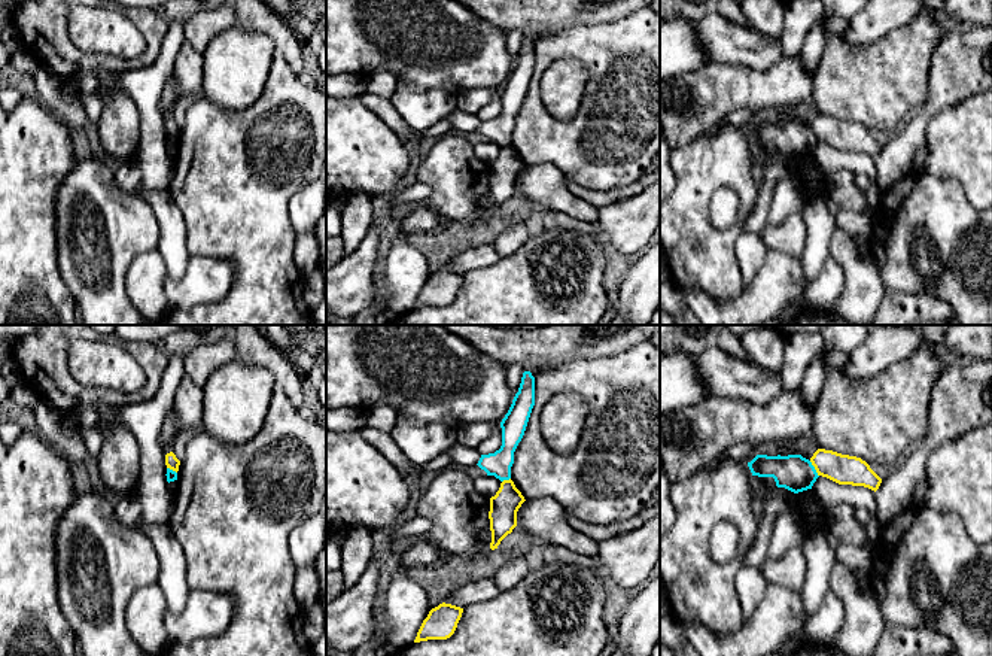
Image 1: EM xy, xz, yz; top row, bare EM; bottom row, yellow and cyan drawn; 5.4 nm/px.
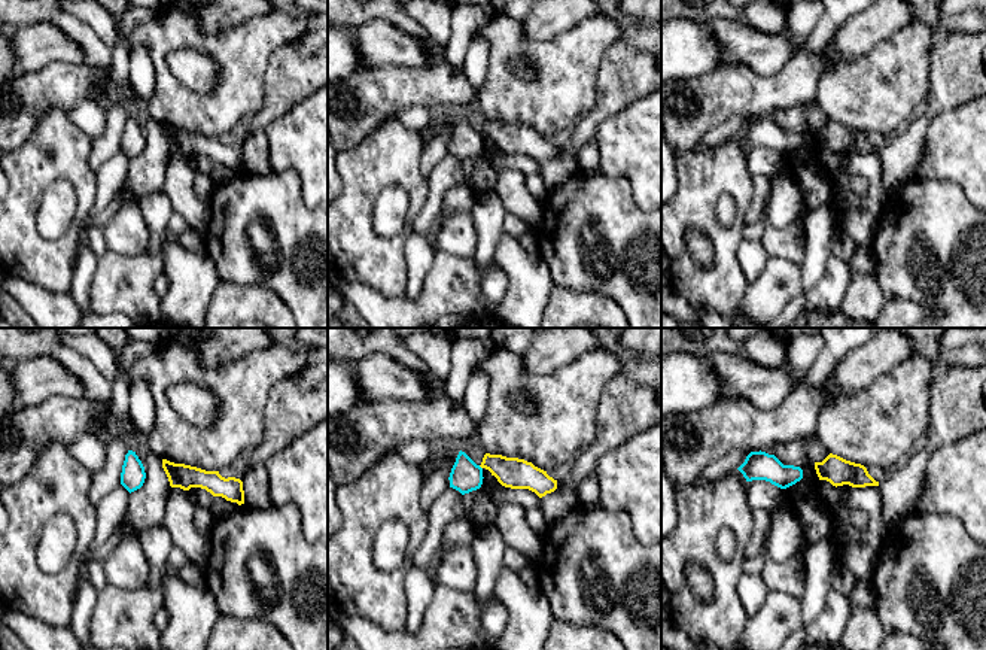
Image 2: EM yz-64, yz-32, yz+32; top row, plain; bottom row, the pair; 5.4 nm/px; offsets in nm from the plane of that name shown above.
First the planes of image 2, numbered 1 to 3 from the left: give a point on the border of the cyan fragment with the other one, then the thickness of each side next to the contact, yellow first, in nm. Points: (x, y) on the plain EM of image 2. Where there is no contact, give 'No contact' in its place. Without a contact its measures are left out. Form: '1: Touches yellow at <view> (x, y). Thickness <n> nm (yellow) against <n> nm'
1: No contact
2: No contact
3: No contact

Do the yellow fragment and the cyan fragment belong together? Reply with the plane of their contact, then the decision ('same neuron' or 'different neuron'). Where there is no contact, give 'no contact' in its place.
yz | different neuron

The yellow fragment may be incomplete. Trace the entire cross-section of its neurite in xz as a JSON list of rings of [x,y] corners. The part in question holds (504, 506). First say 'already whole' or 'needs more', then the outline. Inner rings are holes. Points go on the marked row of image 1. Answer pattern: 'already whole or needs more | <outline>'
already whole | [[[511,479],[503,480],[496,495],[490,498],[492,550],[497,549],[500,541],[517,526],[517,511],[524,501]]]

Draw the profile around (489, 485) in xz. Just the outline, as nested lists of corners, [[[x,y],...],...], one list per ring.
[[[495,476],[477,477],[474,480],[475,480],[475,488],[478,489],[478,492],[481,492],[487,498],[495,496],[502,483]]]

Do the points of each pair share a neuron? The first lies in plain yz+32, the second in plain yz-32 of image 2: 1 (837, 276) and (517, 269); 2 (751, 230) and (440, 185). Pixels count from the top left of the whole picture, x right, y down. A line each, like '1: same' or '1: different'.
1: different
2: same

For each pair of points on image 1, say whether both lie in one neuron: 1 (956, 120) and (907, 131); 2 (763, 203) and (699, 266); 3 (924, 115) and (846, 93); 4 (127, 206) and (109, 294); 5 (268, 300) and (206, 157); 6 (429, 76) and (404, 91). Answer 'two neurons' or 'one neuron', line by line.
1: two neurons
2: two neurons
3: two neurons
4: one neuron
5: one neuron
6: two neurons

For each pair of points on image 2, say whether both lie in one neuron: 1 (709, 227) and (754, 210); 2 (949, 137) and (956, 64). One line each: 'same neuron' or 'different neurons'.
1: different neurons
2: different neurons

